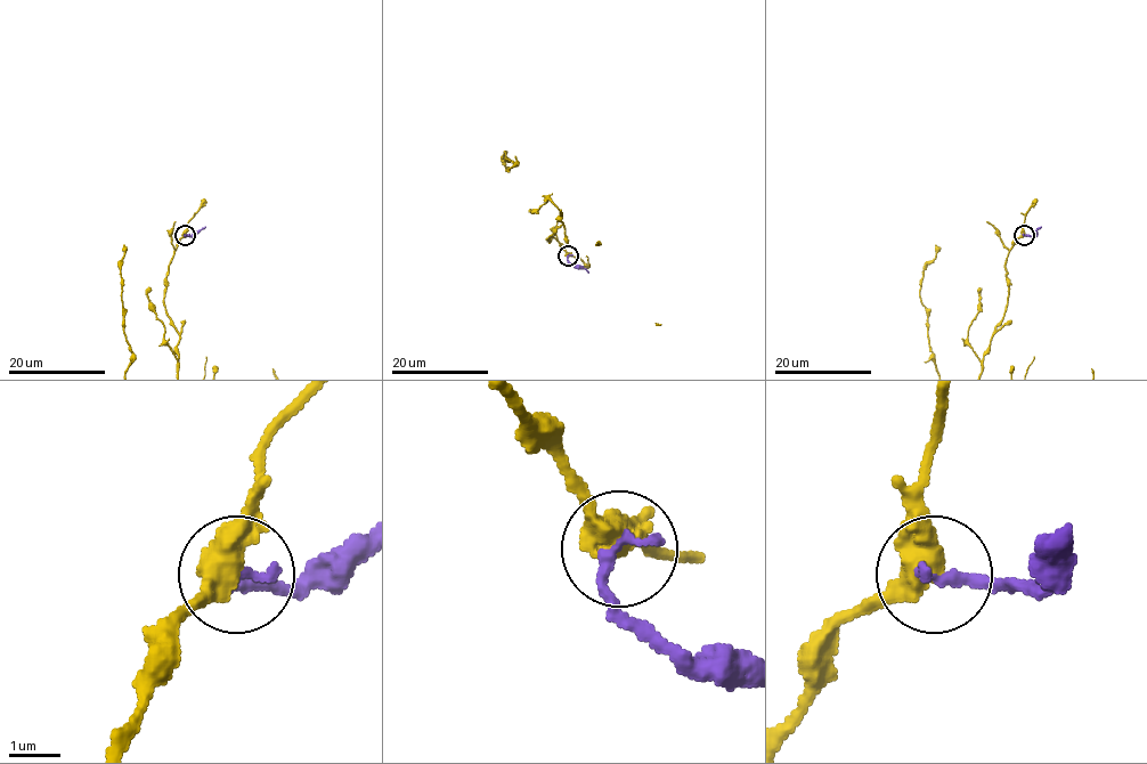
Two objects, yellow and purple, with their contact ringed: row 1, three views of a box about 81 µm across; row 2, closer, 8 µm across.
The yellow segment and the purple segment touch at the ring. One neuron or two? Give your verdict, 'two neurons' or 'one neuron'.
two neurons

